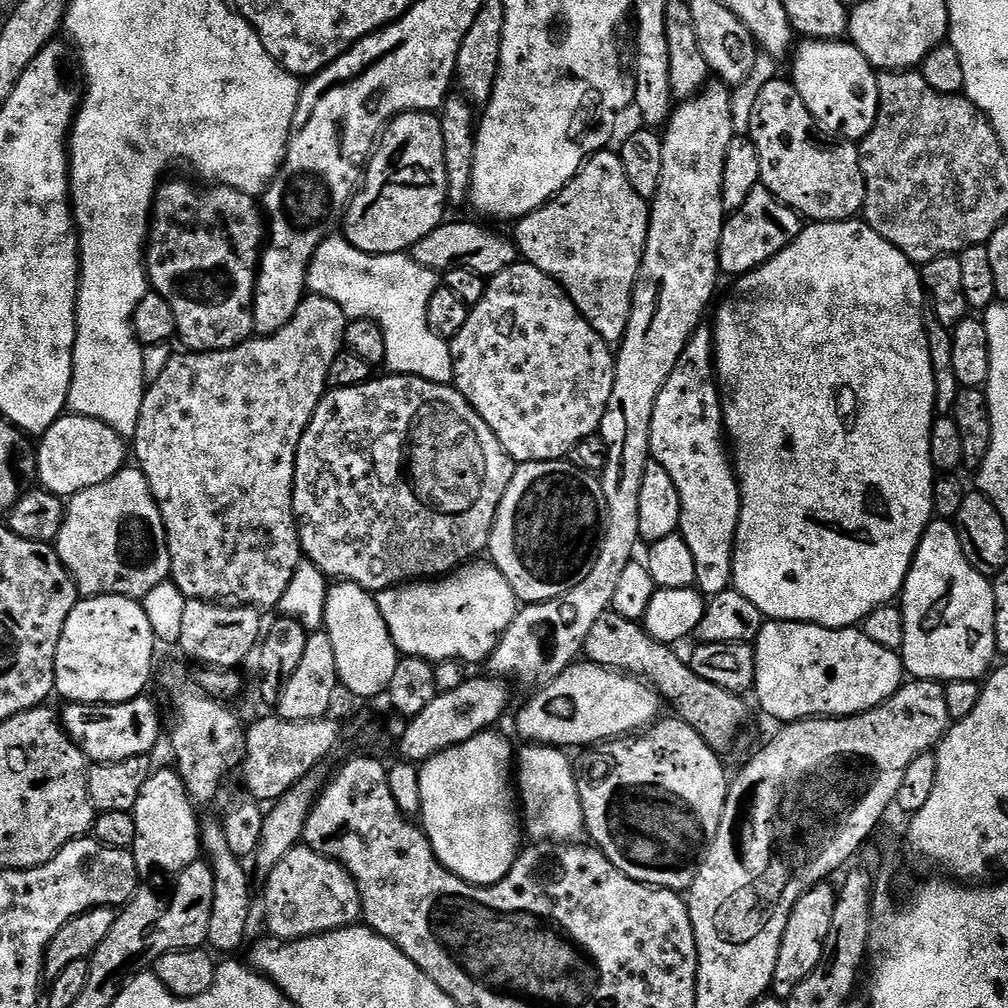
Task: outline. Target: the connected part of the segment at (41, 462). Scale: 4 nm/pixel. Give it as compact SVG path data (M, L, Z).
M65 414L55 420L39 437L40 448L35 449L35 475L40 476L39 487L61 498L71 498L90 486L112 480L125 467L125 437L119 436L106 422L75 414Z

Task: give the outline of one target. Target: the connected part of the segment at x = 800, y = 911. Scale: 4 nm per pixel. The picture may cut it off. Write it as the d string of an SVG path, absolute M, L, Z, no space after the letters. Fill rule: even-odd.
M825 882L816 884L798 902L794 902L794 910L786 922L786 934L782 934L782 946L778 950L778 966L774 966L774 978L772 979L771 995L776 999L787 1001L790 994L794 994L794 986L810 974L814 974L814 966L822 962L822 950L826 946L826 938L830 938L830 922L836 905L835 887Z

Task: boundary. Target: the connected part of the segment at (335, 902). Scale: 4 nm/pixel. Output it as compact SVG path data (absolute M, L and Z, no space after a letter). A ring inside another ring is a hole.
M297 846L266 877L264 920L277 940L301 940L355 925L361 919L356 879L336 860Z

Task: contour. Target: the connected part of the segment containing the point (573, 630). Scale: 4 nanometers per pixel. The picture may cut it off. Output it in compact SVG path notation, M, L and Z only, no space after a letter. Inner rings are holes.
M709 82L692 100L677 103L663 129L662 178L656 195L650 201L648 241L644 247L636 289L632 292L630 322L615 353L614 394L610 394L610 402L606 406L606 414L602 418L598 433L608 447L606 466L602 473L604 536L600 539L596 561L590 574L586 574L586 578L582 578L582 582L578 582L574 590L541 604L529 604L517 611L514 622L510 622L510 626L500 637L498 646L486 661L487 671L497 677L513 676L524 684L543 686L549 680L561 676L583 653L586 634L590 634L594 622L598 622L598 618L602 618L602 614L611 609L614 593L618 591L618 582L622 579L622 570L626 570L626 566L633 563L635 556L632 555L636 552L636 544L641 543L638 530L638 494L642 494L644 468L650 463L648 443L654 402L662 386L670 378L682 350L688 345L688 339L701 327L703 320L700 319L716 292L716 276L721 275L718 246L726 219L722 202L722 174L726 166L726 150L733 135L732 92L729 85L723 82Z

